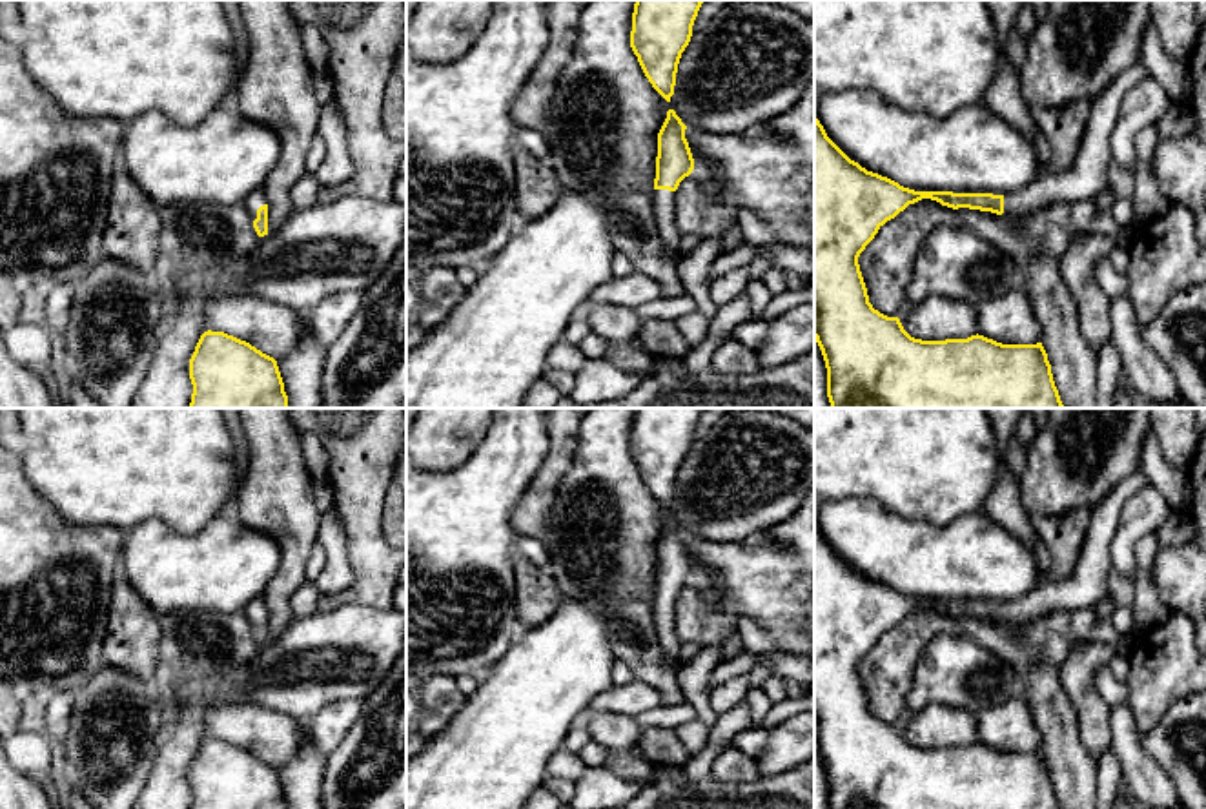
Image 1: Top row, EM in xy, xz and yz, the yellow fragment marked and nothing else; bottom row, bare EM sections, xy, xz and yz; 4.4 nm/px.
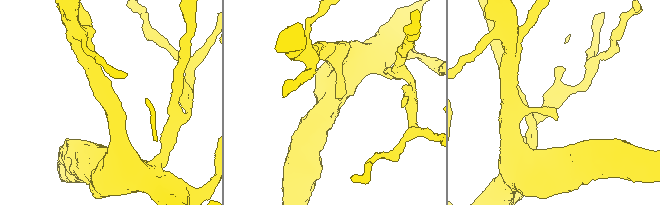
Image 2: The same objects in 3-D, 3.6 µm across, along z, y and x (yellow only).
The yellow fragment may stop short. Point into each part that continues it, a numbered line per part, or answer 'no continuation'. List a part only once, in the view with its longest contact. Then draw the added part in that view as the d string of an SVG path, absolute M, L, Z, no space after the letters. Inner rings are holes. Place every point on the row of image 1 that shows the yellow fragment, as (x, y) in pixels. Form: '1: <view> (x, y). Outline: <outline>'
1: xy (257, 199). Outline: M255 189L246 200L244 200L244 206L246 210L250 211L251 219L255 220L257 219L257 210L261 206L268 204L266 200L266 195L264 195L264 189Z

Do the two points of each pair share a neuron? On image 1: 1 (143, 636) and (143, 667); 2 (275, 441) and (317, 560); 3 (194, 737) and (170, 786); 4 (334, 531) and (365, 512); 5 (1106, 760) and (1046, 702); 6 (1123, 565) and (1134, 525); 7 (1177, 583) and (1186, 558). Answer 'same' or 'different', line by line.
1: same
2: different
3: same
4: different
5: different
6: same
7: same

